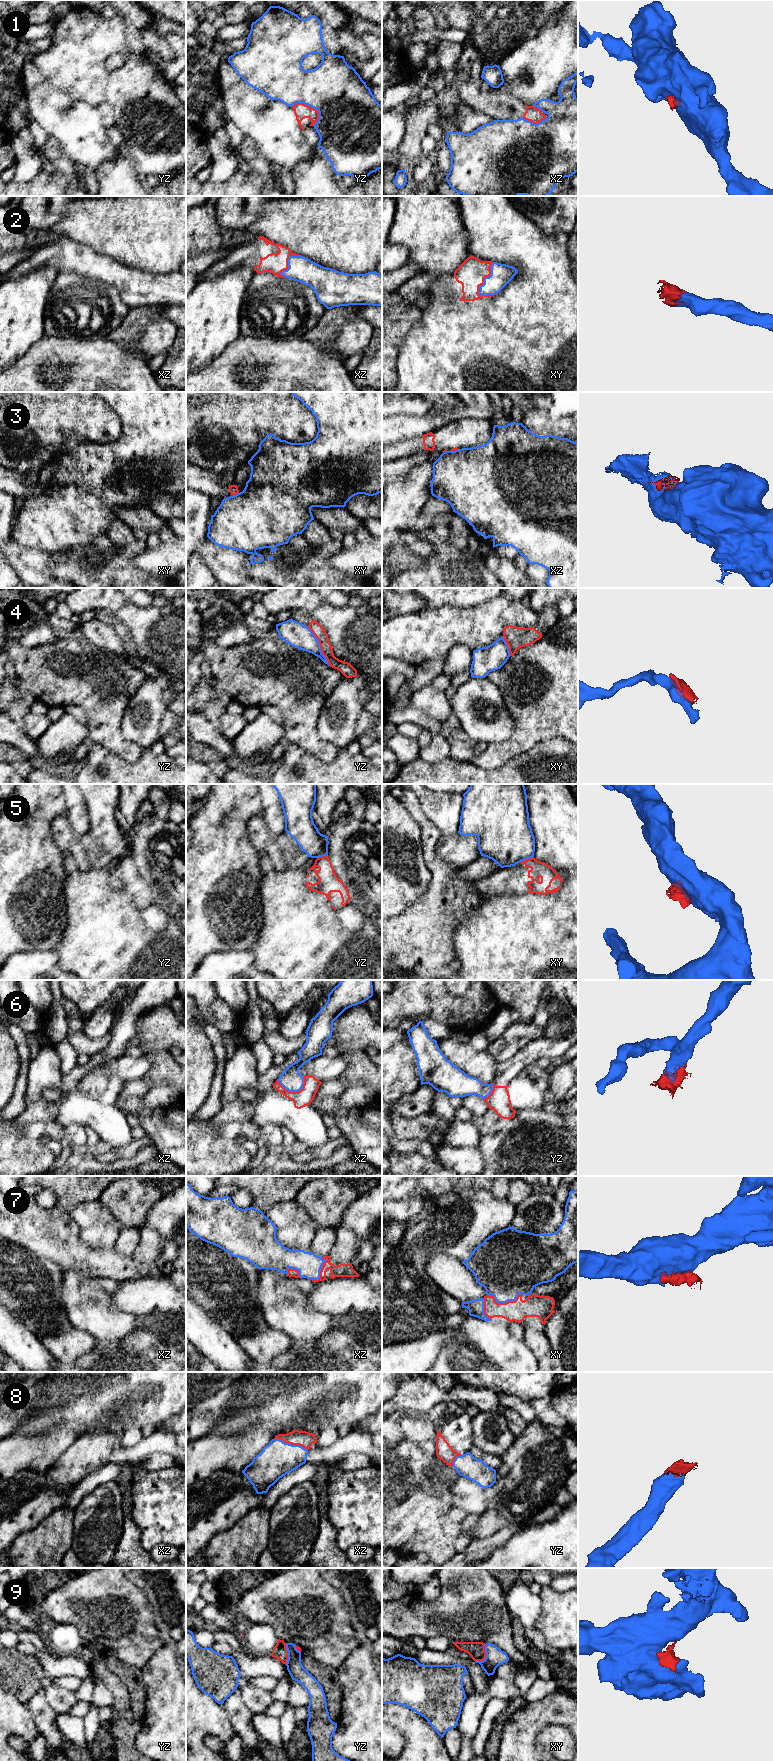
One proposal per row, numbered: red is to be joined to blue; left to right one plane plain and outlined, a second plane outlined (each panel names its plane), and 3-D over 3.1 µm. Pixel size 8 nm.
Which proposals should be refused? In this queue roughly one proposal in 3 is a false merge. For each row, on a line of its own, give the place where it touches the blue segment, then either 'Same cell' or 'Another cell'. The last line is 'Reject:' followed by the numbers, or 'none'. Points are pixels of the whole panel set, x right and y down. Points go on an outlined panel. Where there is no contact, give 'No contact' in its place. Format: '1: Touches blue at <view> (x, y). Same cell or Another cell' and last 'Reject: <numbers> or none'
1: Touches blue at yz (308, 105). Another cell
2: Touches blue at xy (484, 278). Same cell
3: Touches blue at xy (236, 494). Another cell
4: Touches blue at yz (319, 646). Another cell
5: Touches blue at xy (526, 858). Another cell
6: Touches blue at xz (291, 1091). Same cell
7: Touches blue at xy (504, 1302). Same cell
8: Touches blue at xz (291, 1444). Same cell
9: Touches blue at xy (486, 1656). Another cell
Reject: 1, 3, 4, 5, 9

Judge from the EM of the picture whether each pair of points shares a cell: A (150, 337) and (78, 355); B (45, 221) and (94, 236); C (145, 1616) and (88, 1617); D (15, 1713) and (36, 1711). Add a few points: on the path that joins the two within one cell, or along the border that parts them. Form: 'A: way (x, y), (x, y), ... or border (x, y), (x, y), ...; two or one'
A: border (104, 333), (108, 339), (141, 355); two
B: border (48, 206), (51, 212), (62, 216), (50, 228); two
C: way (131, 1616), (102, 1616); one
D: border (25, 1705), (37, 1730); two

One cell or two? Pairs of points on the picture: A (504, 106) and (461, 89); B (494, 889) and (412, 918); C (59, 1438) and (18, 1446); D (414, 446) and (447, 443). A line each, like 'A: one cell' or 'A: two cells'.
A: one cell
B: two cells
C: one cell
D: one cell

